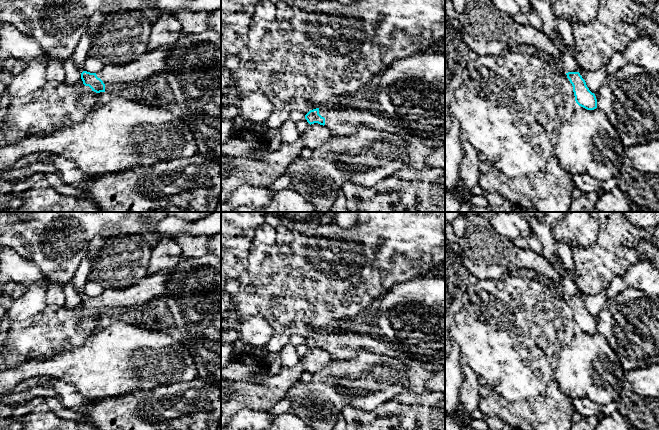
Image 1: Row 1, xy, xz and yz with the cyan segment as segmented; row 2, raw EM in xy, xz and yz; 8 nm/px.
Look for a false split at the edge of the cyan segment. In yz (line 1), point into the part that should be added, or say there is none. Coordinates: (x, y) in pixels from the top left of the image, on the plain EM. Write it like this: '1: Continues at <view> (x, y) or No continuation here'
1: No continuation here

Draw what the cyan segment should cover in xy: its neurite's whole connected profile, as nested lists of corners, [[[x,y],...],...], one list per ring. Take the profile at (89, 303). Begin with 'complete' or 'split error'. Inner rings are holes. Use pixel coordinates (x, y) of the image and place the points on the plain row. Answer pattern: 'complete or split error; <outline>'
split error; [[[161,271],[147,275],[125,289],[105,289],[97,297],[83,295],[81,303],[96,317],[114,315],[120,308],[139,308],[165,295],[169,274]]]

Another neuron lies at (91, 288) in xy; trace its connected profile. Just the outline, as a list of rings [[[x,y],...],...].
[[[88,278],[84,286],[84,295],[97,297],[101,295],[104,290],[105,289],[102,288],[98,283]]]

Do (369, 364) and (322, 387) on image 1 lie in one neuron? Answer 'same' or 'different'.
same

